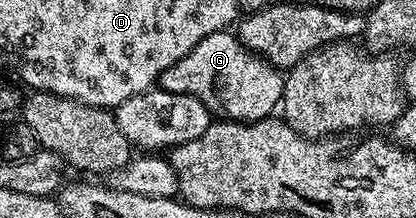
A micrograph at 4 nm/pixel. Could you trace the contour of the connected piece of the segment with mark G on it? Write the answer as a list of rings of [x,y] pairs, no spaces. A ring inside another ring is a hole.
[[[233,31],[208,34],[187,56],[164,70],[160,87],[172,94],[192,94],[208,106],[211,117],[251,124],[275,115],[282,102],[285,75],[261,56],[254,55]]]

